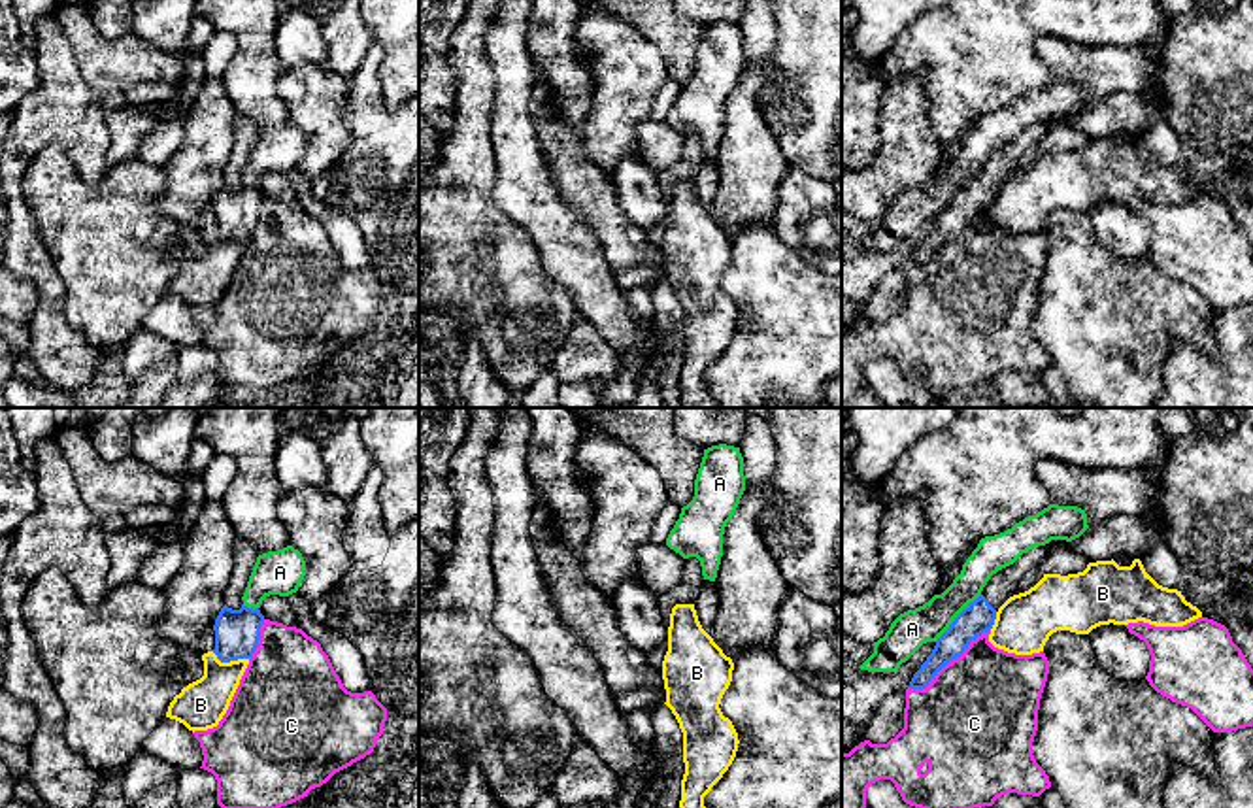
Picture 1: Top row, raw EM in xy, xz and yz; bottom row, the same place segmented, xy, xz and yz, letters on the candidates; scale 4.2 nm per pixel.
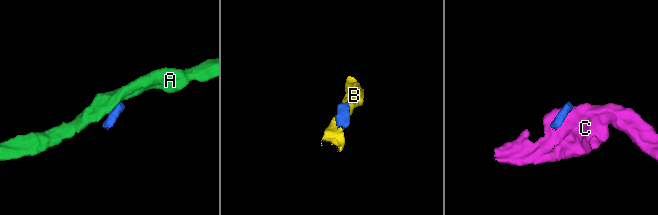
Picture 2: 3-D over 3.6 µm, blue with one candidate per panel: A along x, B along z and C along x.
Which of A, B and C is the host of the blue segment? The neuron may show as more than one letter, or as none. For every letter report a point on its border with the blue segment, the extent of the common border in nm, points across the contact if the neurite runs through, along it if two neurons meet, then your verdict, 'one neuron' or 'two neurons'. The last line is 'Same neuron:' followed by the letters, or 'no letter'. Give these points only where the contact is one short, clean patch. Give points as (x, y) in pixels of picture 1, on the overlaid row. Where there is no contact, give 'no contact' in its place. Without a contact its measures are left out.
A: meets blue in yz at (955, 618); contact 280 nm long; border along yz (980, 593), (935, 640); two neurons
B: meets blue in xy at (231, 659); contact 160 nm long; border along xy (212, 652), (221, 661), (248, 659); two neurons
C: meets blue in yz at (950, 661); contact 420 nm long; border along yz (989, 629), (978, 635), (923, 688), (910, 688); two neurons
Same neuron: no letter

